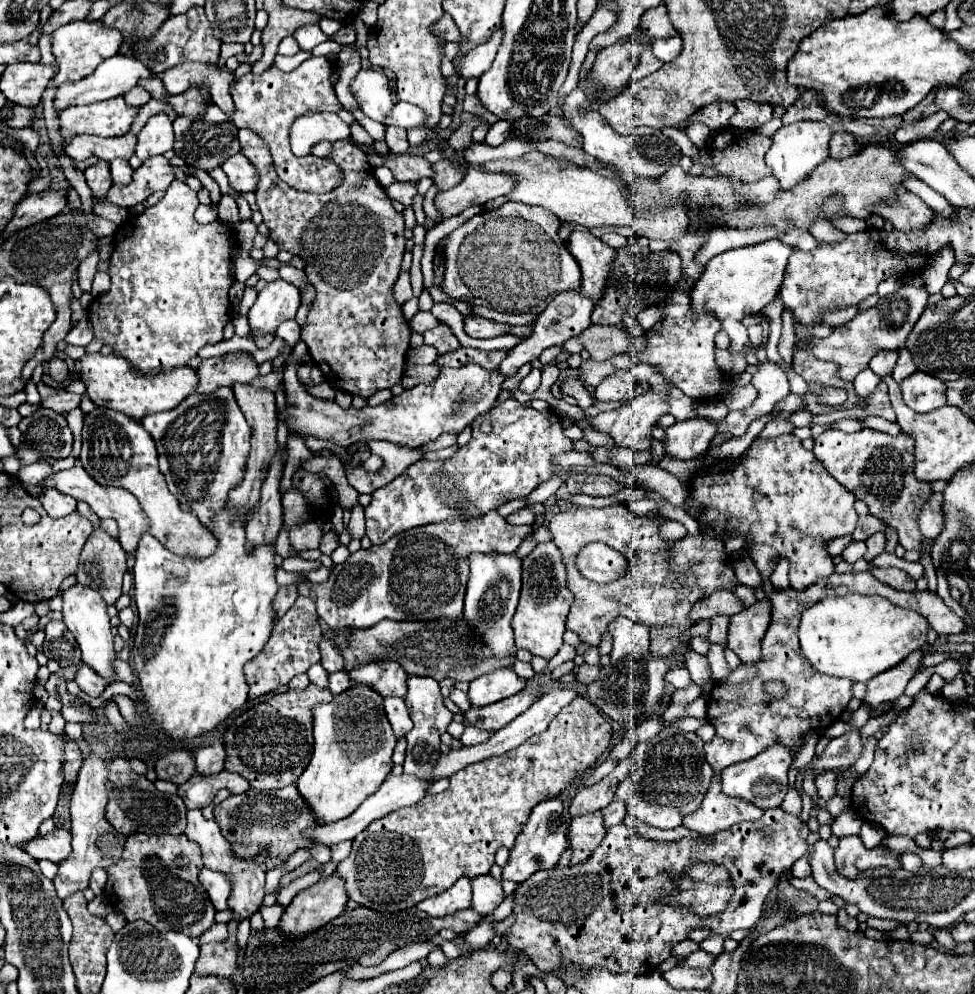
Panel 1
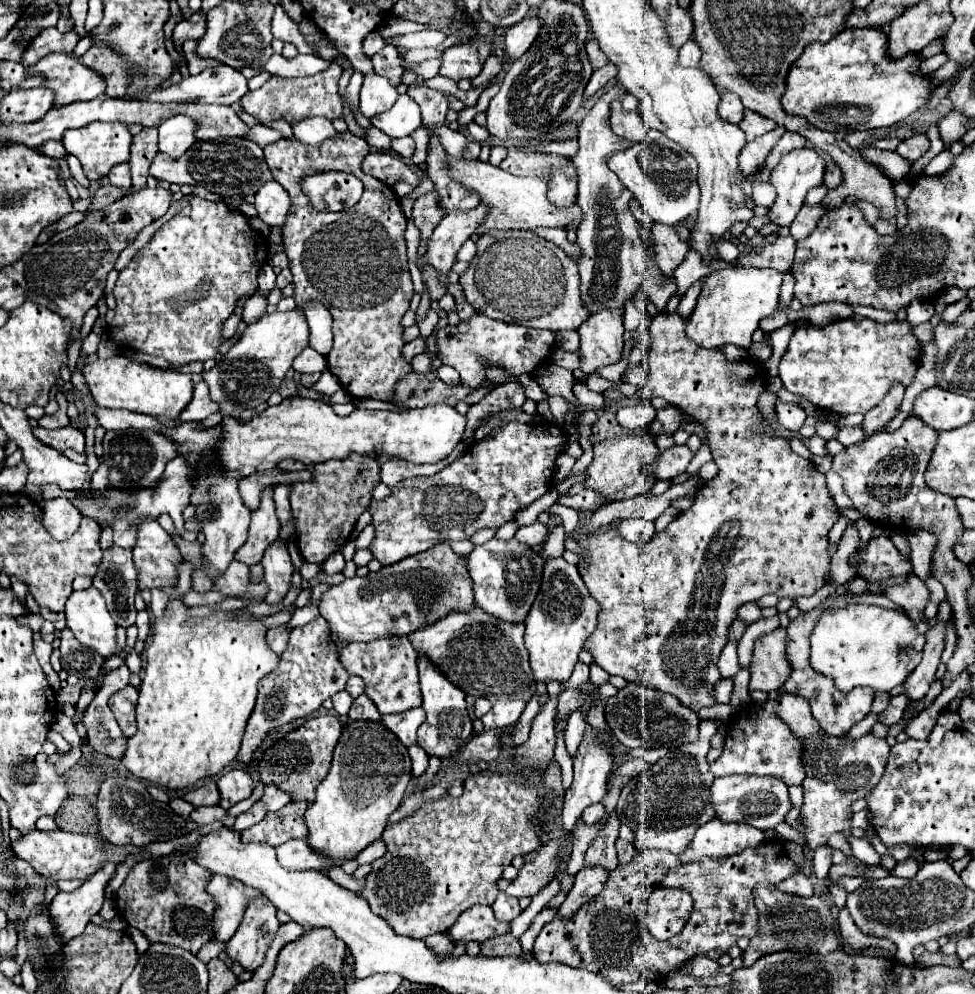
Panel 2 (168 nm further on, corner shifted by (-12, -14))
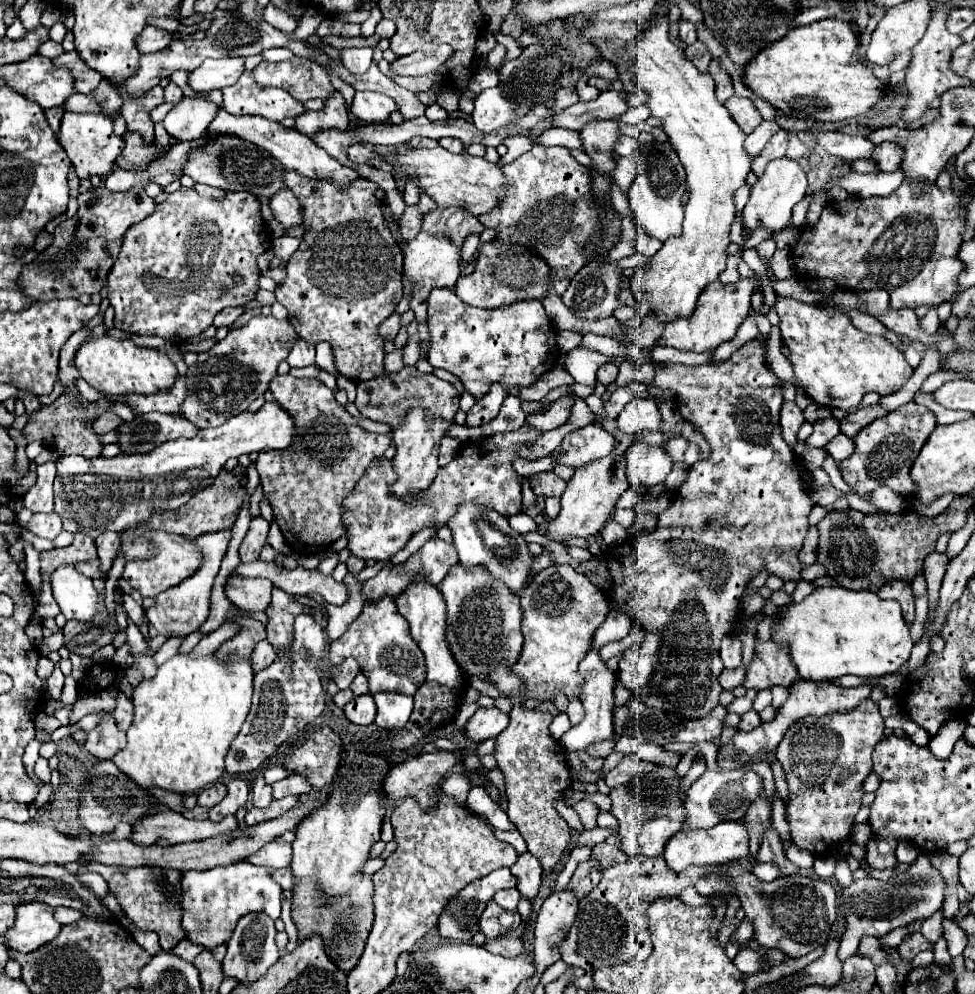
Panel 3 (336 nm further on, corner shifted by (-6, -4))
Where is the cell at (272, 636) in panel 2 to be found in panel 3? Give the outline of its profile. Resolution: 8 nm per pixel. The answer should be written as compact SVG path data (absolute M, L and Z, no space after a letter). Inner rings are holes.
M259 641L259 645L255 647L255 651L251 653L251 669L253 669L253 675L259 673L259 669L267 669L273 661L275 661L275 649L271 647L269 641Z

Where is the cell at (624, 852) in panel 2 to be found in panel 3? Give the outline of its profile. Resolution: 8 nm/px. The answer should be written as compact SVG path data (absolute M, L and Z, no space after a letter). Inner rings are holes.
M613 835L613 837L605 839L603 843L595 845L591 857L599 861L599 869L609 869L617 863L627 861L625 853L621 853L621 849L619 849L619 835Z

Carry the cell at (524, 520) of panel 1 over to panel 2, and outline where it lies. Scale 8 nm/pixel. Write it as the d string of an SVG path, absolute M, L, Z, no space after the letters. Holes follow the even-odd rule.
M535 521L527 527L519 527L519 531L515 533L515 539L529 545L529 547L541 545L545 541L545 537L547 537L547 525L539 523L539 521Z

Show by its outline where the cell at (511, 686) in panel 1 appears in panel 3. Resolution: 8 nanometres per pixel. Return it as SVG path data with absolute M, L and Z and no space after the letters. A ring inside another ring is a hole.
M477 709L473 717L465 725L465 737L473 743L483 743L487 739L497 737L509 725L509 715L495 709Z

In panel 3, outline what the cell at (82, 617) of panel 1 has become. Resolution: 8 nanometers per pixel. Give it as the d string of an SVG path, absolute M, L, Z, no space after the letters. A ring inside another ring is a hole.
M61 565L53 573L53 597L67 619L91 621L97 609L97 591L93 581L79 573L75 565Z

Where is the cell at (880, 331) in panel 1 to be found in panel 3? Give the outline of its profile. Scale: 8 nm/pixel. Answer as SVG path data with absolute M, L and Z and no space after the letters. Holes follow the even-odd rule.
M777 297L775 311L781 317L779 329L791 351L795 377L817 405L853 409L867 393L889 395L913 375L911 365L899 349L883 337L859 331L849 317L835 307L805 305L789 297Z

